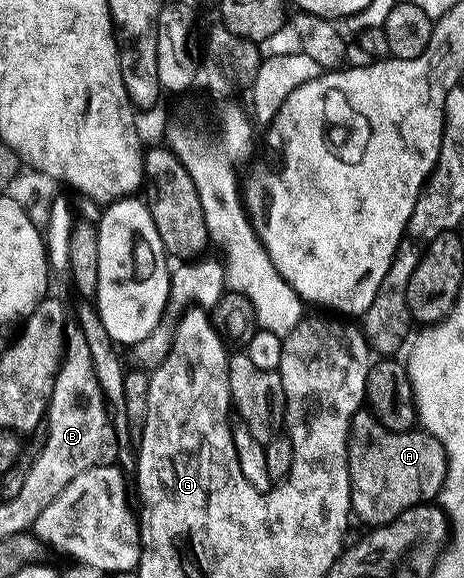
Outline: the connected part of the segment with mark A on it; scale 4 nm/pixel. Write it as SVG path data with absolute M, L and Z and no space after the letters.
M360 409L351 419L351 432L347 438L347 468L351 478L351 510L354 518L371 527L379 527L382 523L392 523L409 509L438 500L447 476L447 454L441 441L427 431L390 431L375 420L370 410Z

